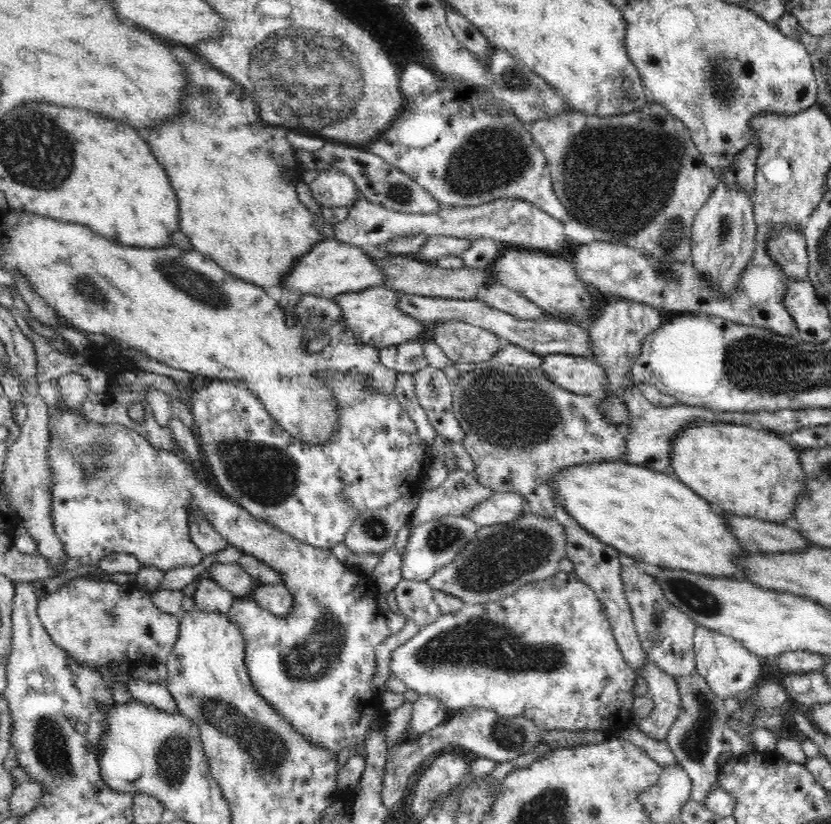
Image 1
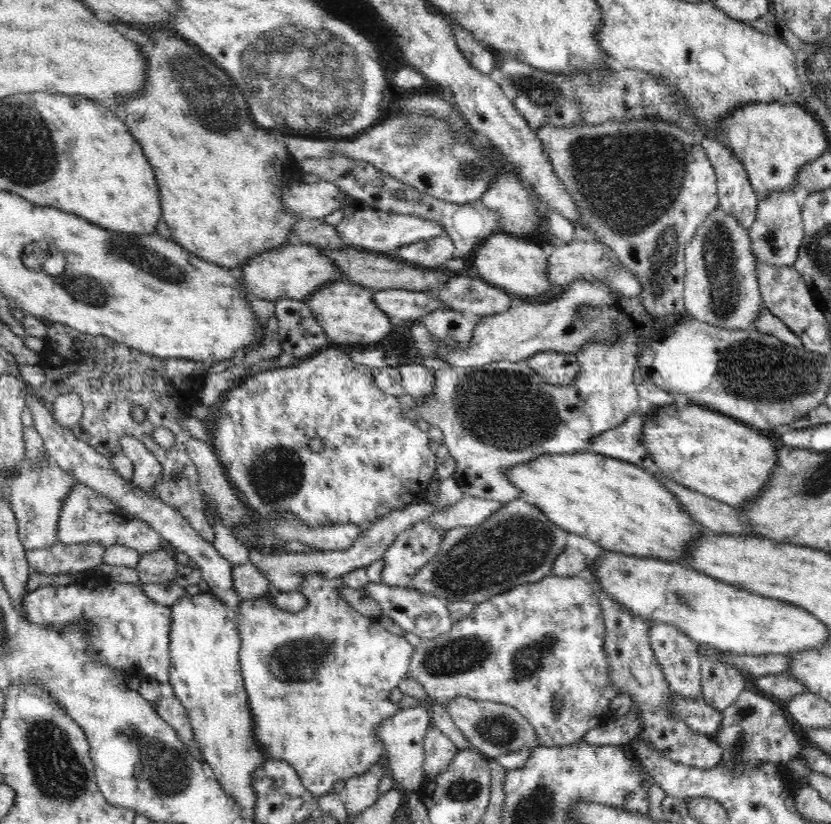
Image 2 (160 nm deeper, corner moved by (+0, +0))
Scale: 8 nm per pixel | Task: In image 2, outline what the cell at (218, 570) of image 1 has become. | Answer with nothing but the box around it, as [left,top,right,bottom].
[232,563,272,600]

